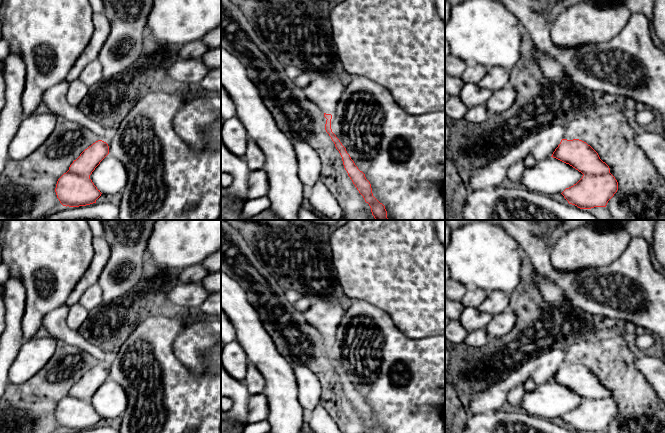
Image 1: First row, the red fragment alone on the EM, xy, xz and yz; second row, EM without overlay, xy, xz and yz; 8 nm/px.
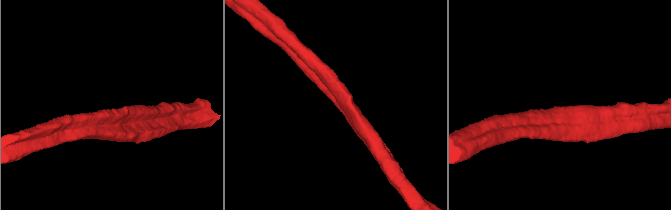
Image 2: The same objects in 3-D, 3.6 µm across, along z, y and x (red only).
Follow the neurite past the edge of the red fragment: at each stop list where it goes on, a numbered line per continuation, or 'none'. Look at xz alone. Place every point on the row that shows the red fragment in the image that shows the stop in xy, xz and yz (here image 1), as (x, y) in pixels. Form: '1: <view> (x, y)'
1: xz (325, 91)

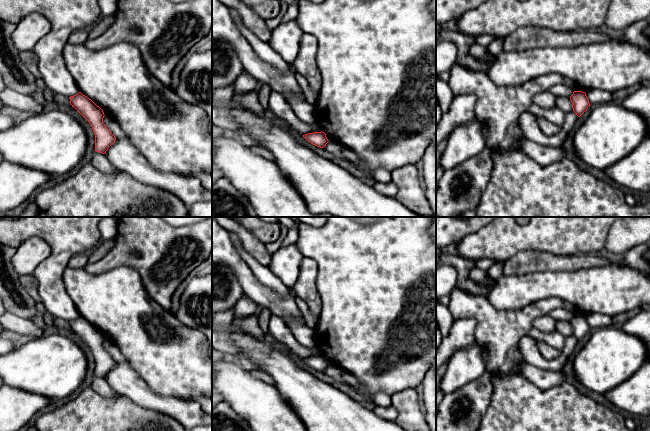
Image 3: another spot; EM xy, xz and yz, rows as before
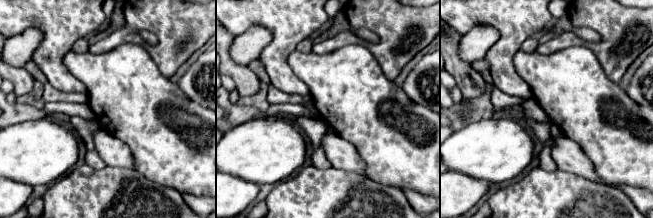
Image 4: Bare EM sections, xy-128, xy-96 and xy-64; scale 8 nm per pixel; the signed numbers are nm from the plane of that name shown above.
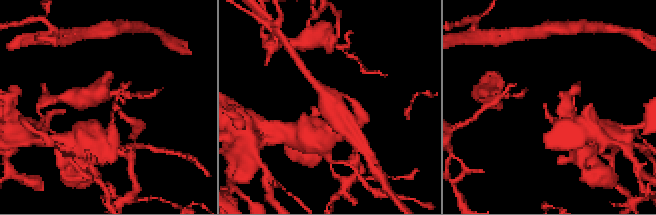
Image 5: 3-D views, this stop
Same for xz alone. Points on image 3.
none

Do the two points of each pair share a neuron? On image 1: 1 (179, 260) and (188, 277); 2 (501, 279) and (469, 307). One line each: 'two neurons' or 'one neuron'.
1: two neurons
2: two neurons

